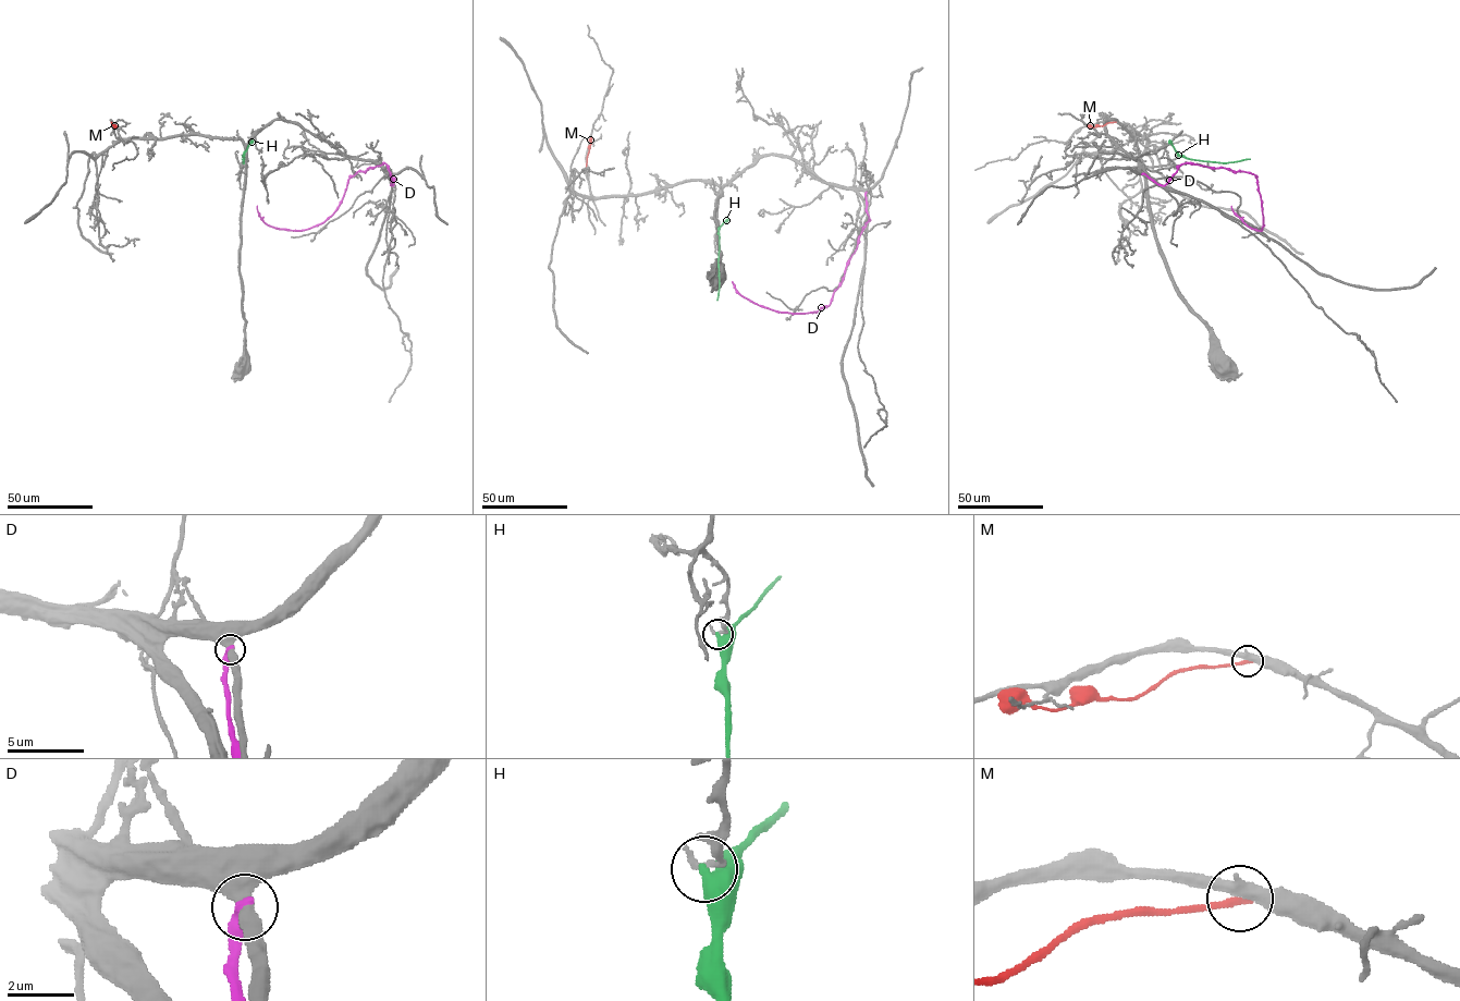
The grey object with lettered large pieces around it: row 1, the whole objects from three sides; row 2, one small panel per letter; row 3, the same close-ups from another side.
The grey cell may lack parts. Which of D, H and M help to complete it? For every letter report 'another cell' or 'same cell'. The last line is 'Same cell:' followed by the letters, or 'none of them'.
D: another cell
H: another cell
M: another cell
Same cell: none of them

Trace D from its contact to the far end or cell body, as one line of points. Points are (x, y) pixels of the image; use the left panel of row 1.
D: (391, 174), (392, 185), (385, 163), (358, 171), (348, 180), (338, 209), (307, 229), (268, 226), (257, 206)

